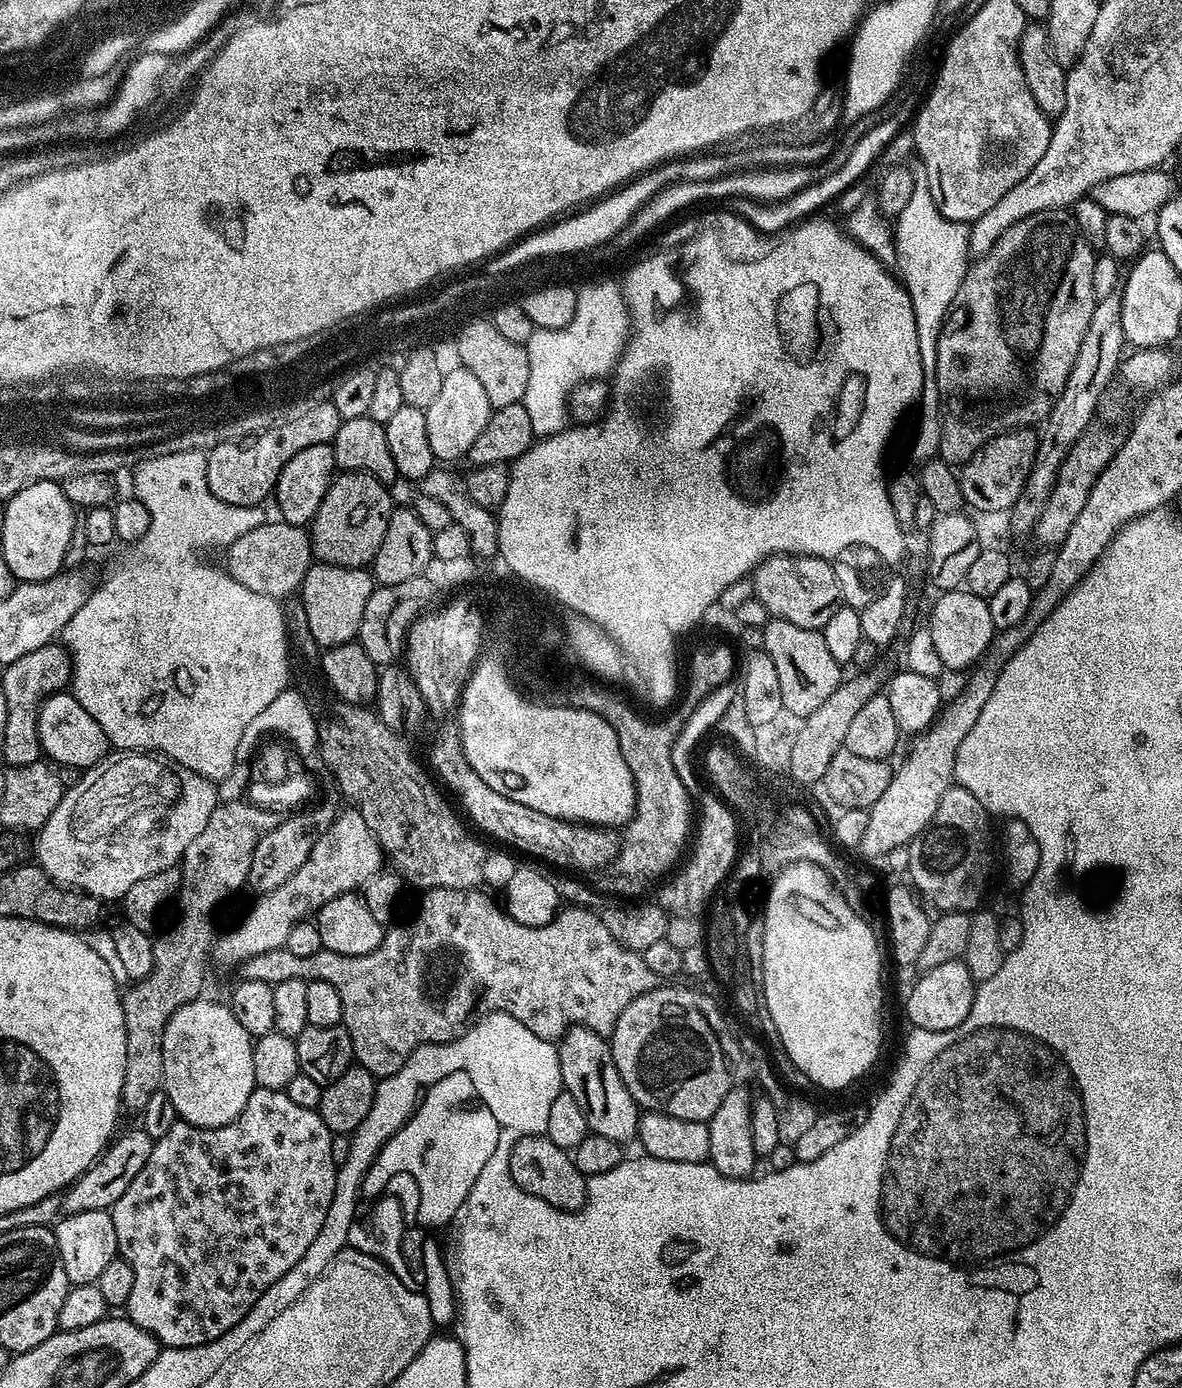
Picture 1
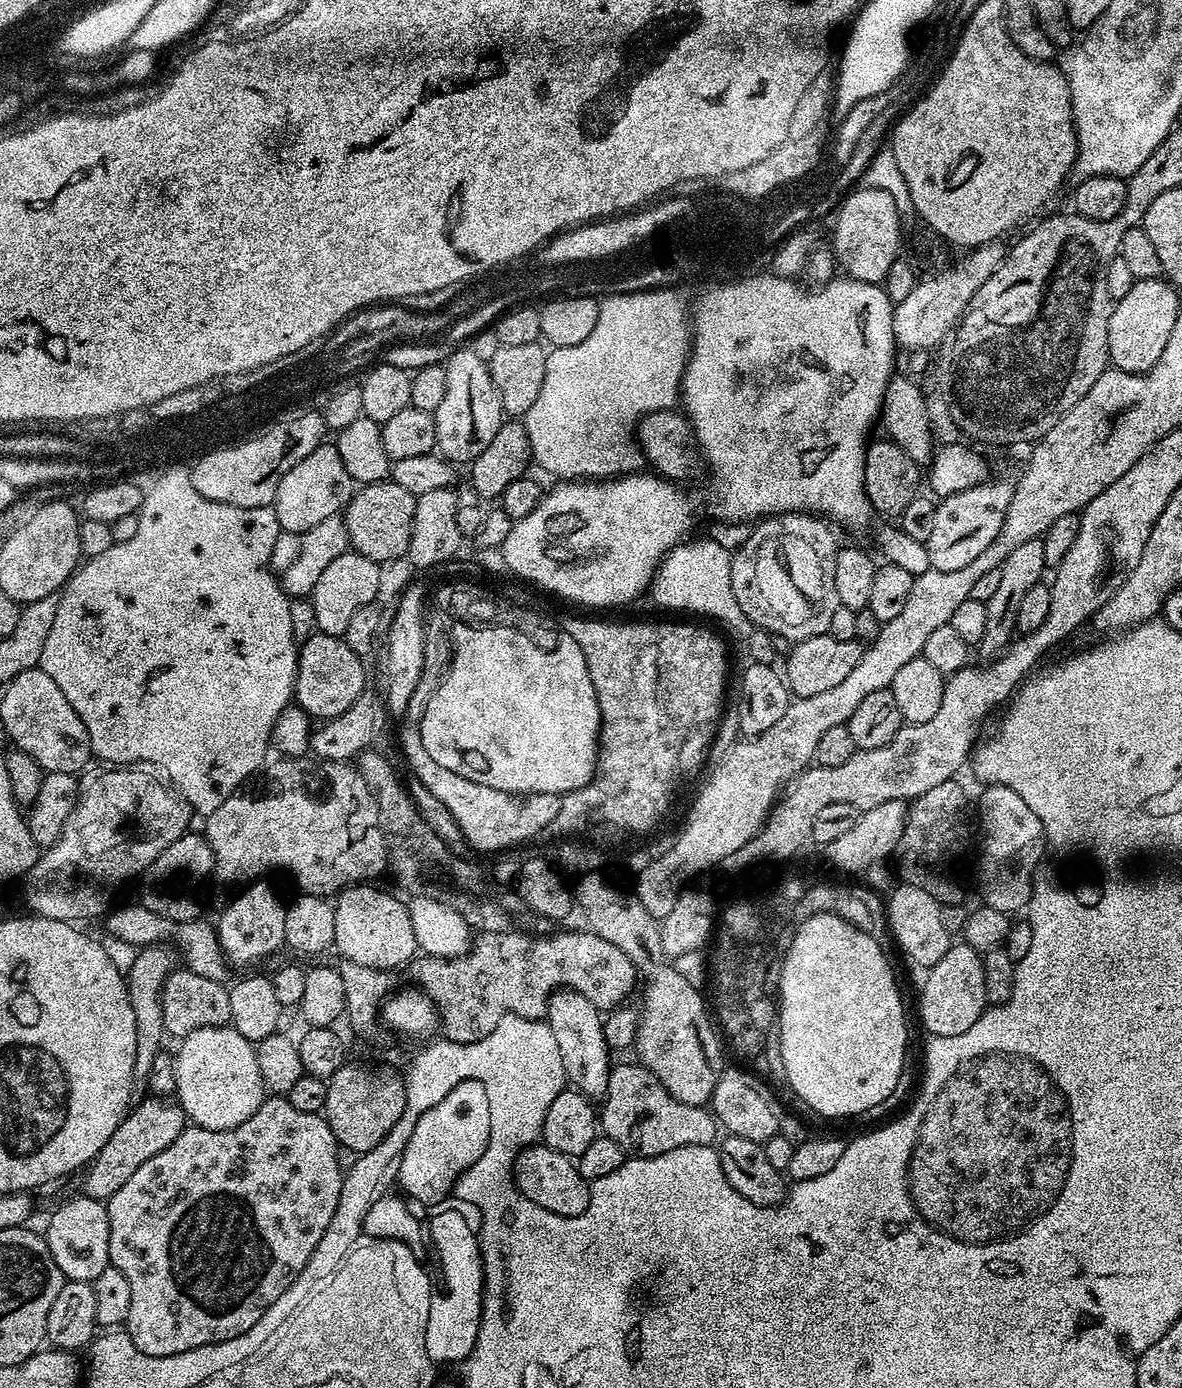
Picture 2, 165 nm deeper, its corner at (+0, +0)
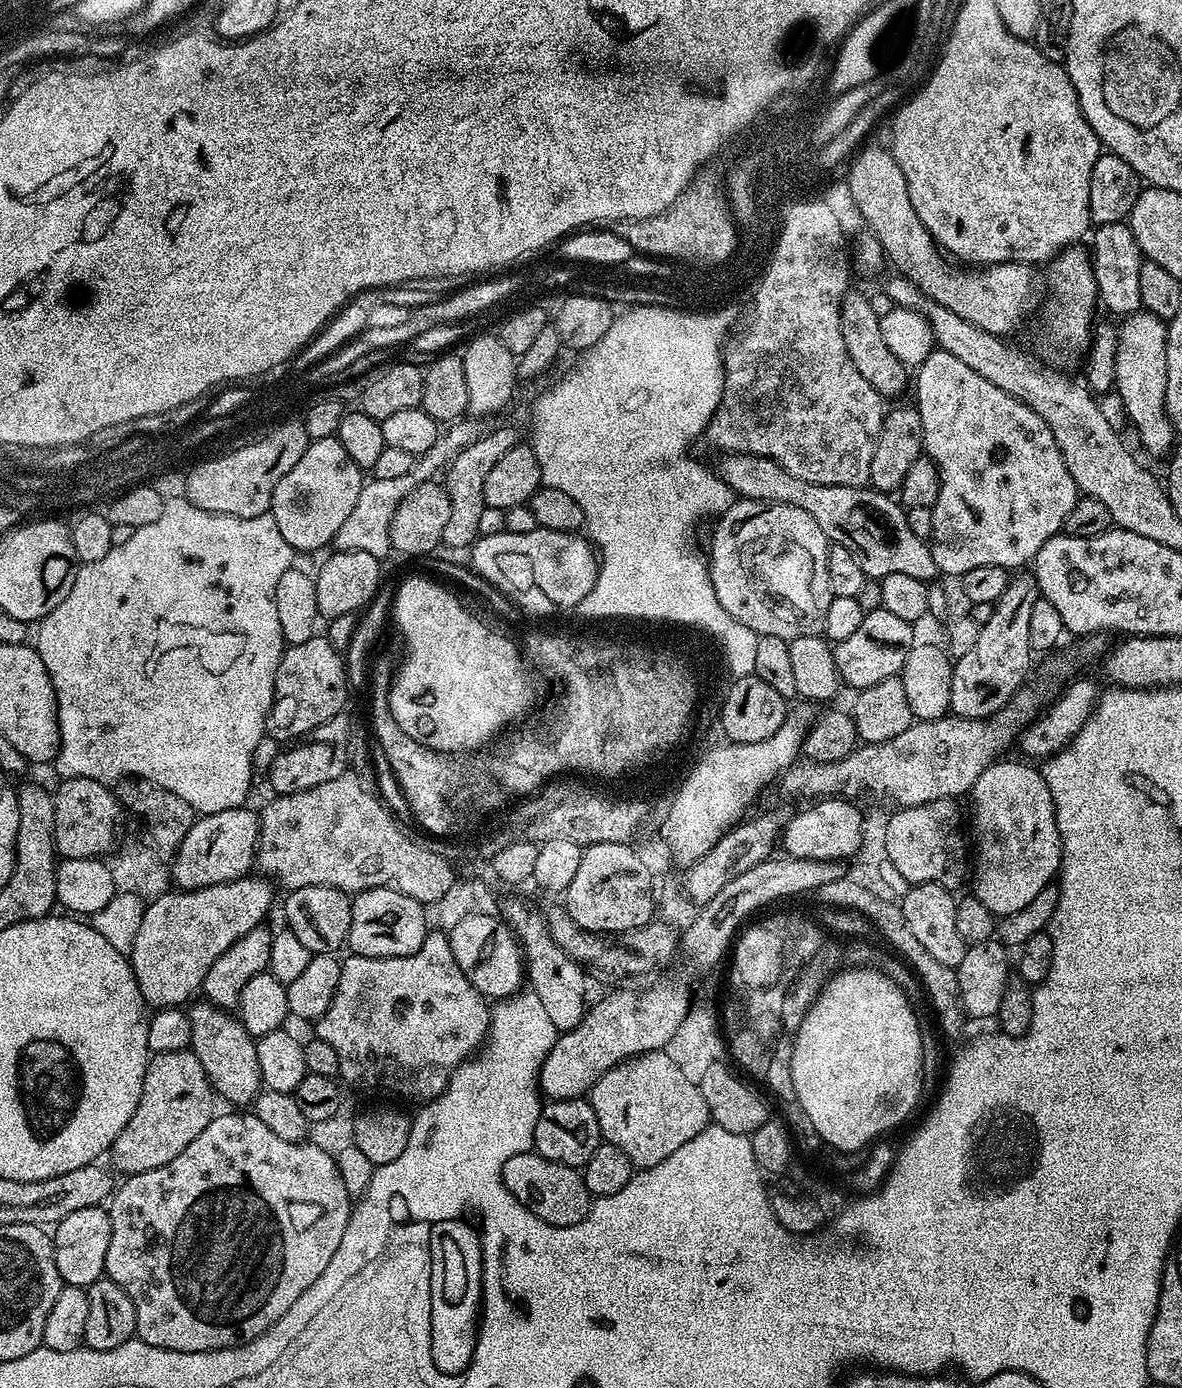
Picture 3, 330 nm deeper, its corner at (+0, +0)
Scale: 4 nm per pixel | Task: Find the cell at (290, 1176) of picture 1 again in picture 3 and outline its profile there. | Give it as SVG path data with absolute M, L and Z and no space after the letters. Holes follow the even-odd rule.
M228 1110L225 1116L213 1115L206 1130L202 1130L202 1134L198 1134L198 1138L194 1138L194 1142L190 1142L190 1146L186 1146L178 1158L166 1162L166 1166L127 1177L123 1181L125 1184L121 1188L119 1185L110 1197L112 1208L107 1209L107 1214L112 1233L104 1271L107 1279L118 1282L118 1286L130 1294L130 1302L134 1302L136 1311L136 1336L150 1346L183 1352L217 1352L220 1348L237 1348L240 1344L258 1339L270 1326L274 1326L274 1322L287 1314L294 1302L298 1302L302 1290L310 1290L310 1286L314 1286L322 1270L326 1270L330 1258L334 1258L334 1250L338 1250L342 1234L346 1234L354 1204L343 1185L335 1155L316 1144L286 1141L274 1134L257 1115L243 1114L240 1110Z

